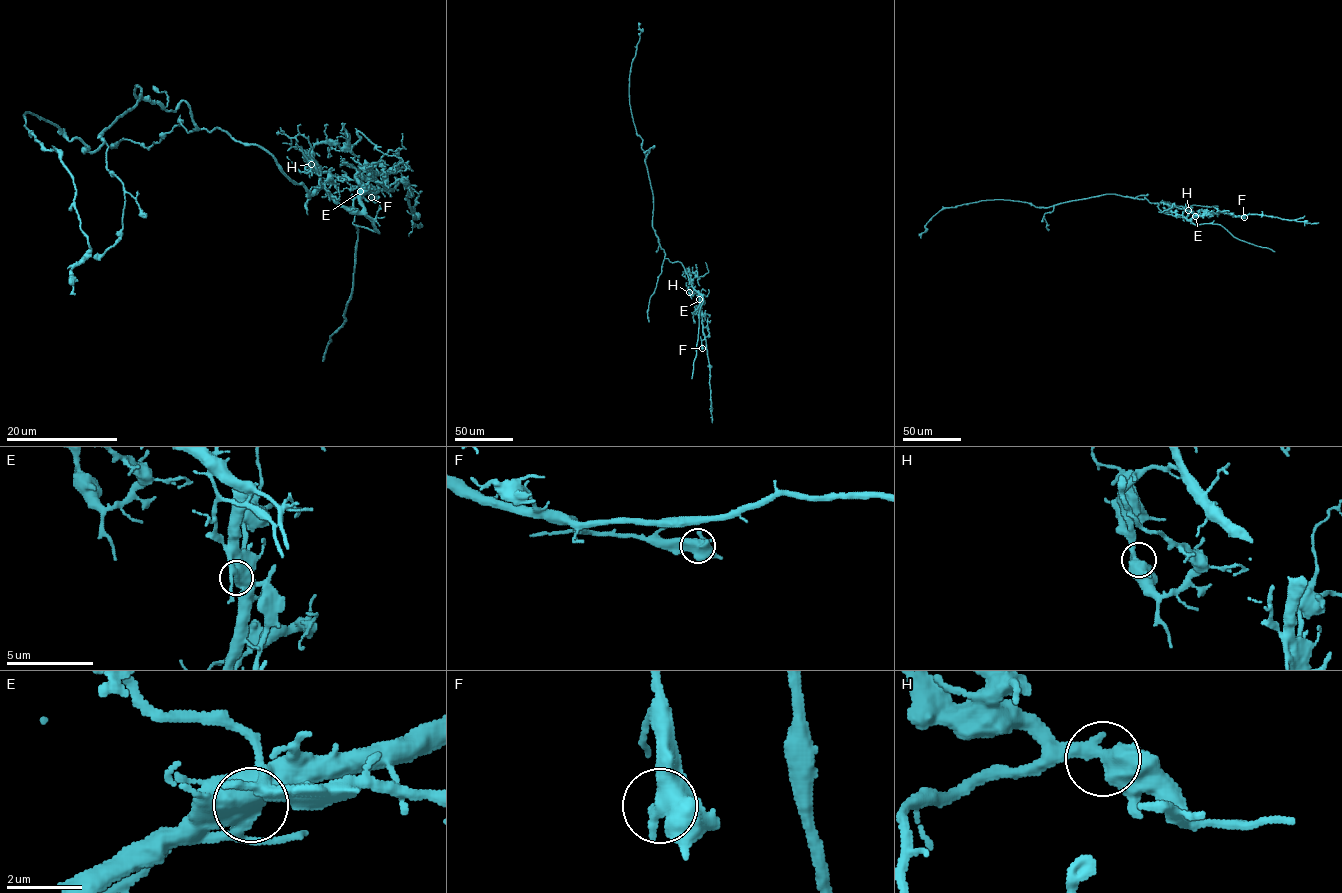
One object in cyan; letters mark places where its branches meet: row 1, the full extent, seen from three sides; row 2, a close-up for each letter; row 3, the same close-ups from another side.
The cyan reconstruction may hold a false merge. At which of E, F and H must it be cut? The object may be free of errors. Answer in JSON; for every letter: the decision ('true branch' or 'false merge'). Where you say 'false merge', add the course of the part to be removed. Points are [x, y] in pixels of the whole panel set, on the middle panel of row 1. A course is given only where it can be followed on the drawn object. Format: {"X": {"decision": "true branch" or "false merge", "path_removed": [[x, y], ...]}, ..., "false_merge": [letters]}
{"E": {"decision": "false merge", "path_removed": [[699, 299], [704, 317]]}, "F": {"decision": "true branch"}, "H": {"decision": "true branch"}, "false_merge": ["E"]}

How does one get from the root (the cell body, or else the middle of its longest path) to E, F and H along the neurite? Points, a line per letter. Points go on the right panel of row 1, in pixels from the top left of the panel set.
E: (1122, 196), (1144, 197), (1150, 203), (1157, 203), (1162, 212), (1175, 216), (1183, 215), (1190, 220), (1195, 216)
F: (1122, 196), (1144, 197), (1150, 203), (1157, 203), (1162, 212), (1183, 215), (1188, 220), (1218, 212), (1244, 217)
H: (1122, 196), (1144, 197), (1150, 203), (1157, 203), (1162, 212), (1175, 216), (1188, 210)

